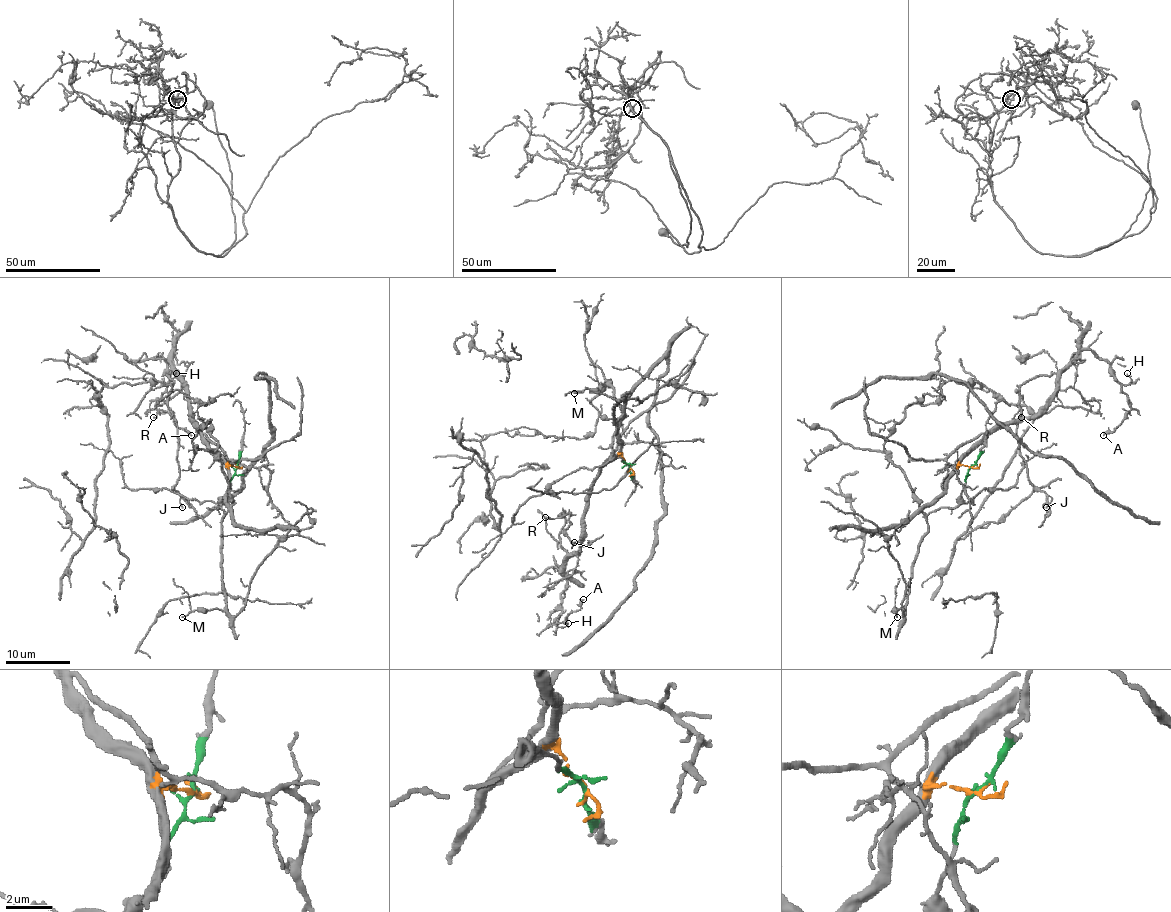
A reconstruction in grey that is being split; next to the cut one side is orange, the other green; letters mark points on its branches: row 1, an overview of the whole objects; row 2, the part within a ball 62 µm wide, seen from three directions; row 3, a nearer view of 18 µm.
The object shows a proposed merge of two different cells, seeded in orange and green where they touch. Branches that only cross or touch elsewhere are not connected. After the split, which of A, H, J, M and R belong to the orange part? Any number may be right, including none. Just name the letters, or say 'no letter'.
A, H, J, R

